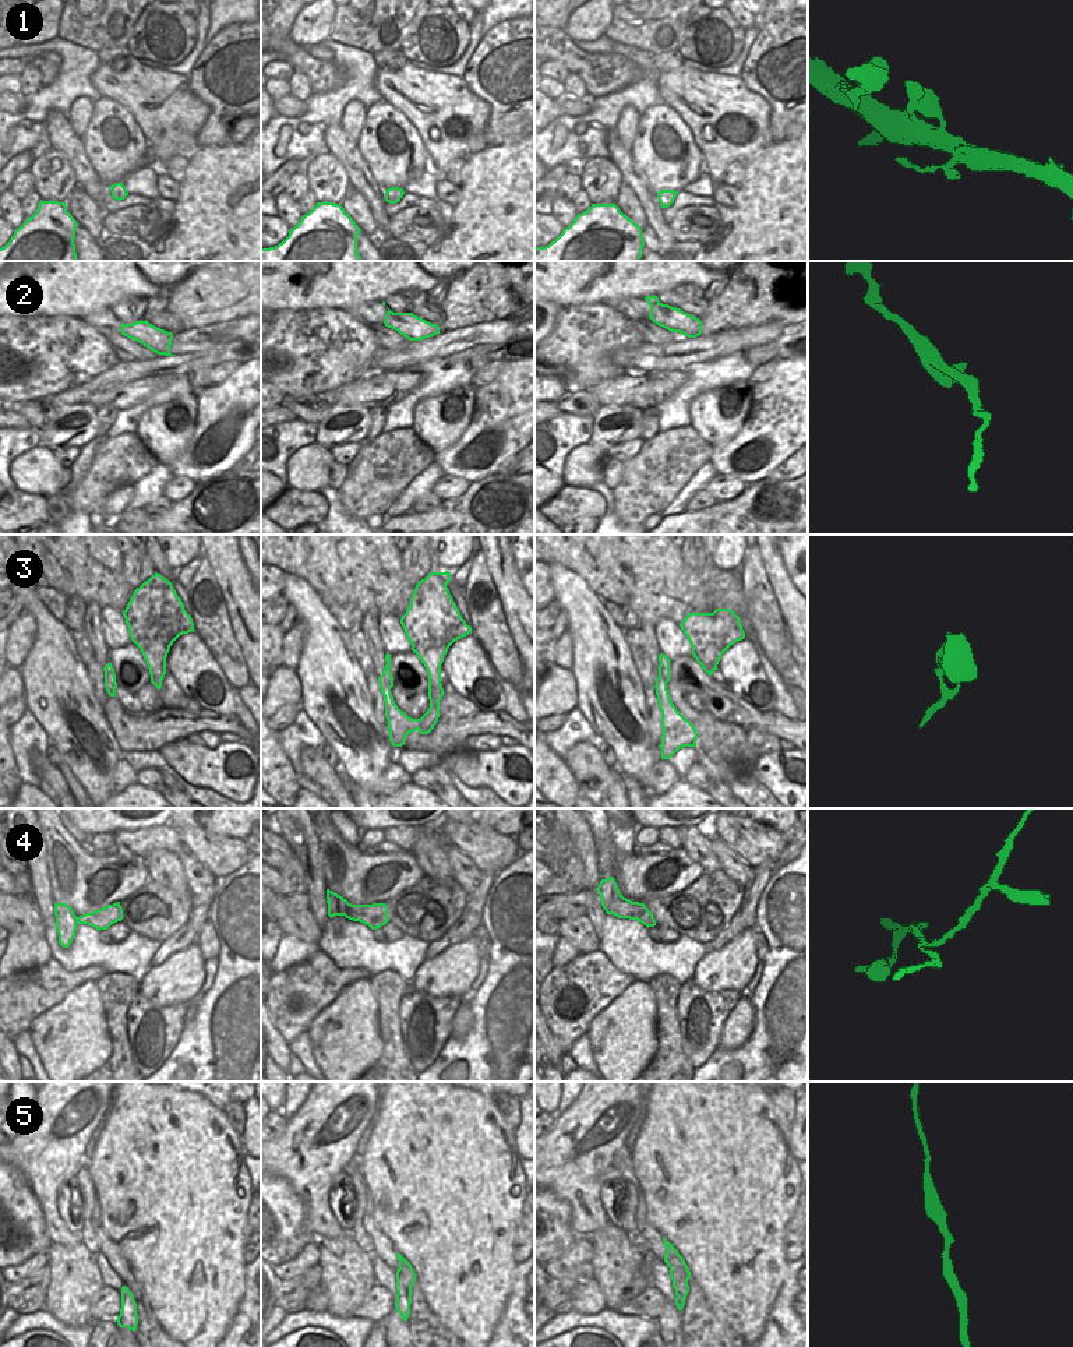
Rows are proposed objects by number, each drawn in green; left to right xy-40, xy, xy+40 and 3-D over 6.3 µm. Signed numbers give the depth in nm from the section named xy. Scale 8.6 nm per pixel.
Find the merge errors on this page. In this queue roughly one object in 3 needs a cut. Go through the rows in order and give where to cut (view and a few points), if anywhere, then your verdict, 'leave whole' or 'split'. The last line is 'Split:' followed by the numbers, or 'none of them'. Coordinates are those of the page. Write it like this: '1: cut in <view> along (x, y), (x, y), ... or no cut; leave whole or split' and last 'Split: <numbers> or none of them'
1: no cut; leave whole
2: no cut; leave whole
3: cut in xy+40 along (660, 663), (662, 673), (667, 681); split
4: cut in xy+40 along (623, 896), (613, 901), (609, 913); split
5: no cut; leave whole
Split: 3, 4

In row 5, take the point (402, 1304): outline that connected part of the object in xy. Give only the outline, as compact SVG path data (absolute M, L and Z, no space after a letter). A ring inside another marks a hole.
M396 1253L399 1260L399 1269L396 1270L396 1301L395 1308L400 1313L402 1319L407 1322L412 1304L412 1287L416 1280L416 1273L412 1265L400 1255Z

